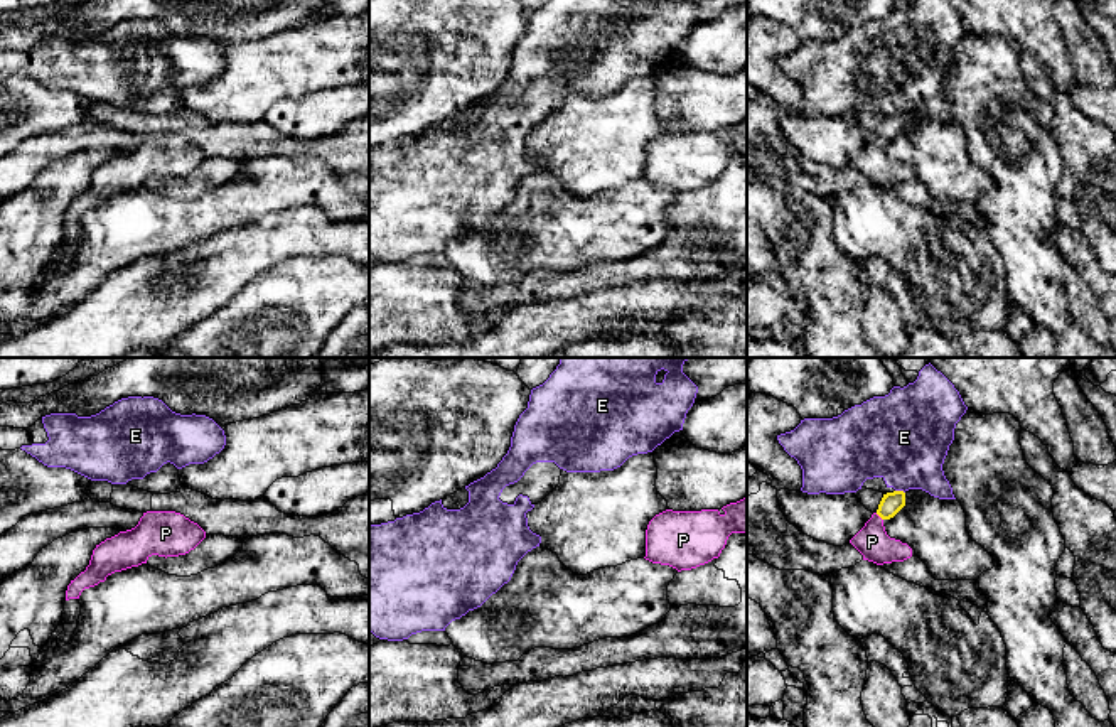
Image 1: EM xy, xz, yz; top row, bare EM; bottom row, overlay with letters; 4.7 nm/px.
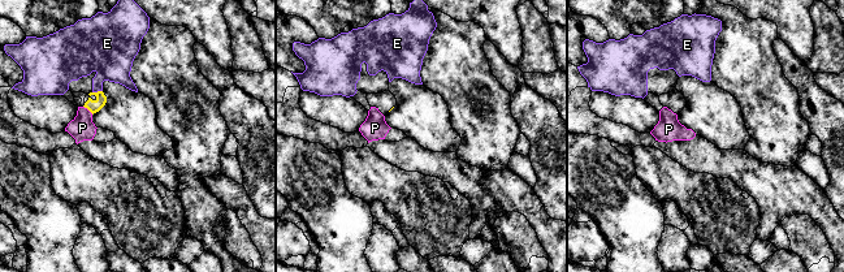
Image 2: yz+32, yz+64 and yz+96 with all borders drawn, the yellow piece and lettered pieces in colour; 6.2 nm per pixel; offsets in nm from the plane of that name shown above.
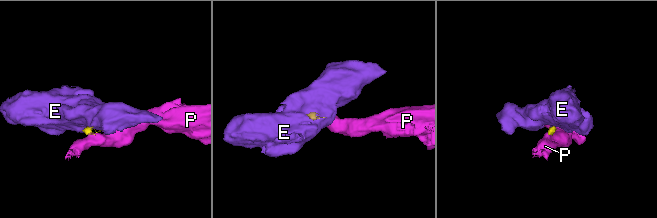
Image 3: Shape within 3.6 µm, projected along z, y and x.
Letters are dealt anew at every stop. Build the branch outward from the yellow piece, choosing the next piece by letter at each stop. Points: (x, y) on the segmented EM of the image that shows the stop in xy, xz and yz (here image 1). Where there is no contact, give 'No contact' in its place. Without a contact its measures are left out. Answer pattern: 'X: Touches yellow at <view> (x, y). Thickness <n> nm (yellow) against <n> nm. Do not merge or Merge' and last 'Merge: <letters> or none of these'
E: Touches yellow at yz (901, 491). Thickness 100 nm (yellow) against 420 nm. Do not merge
P: Touches yellow at yz (879, 515). Thickness 100 nm (yellow) against 160 nm. Do not merge
Merge: none of these

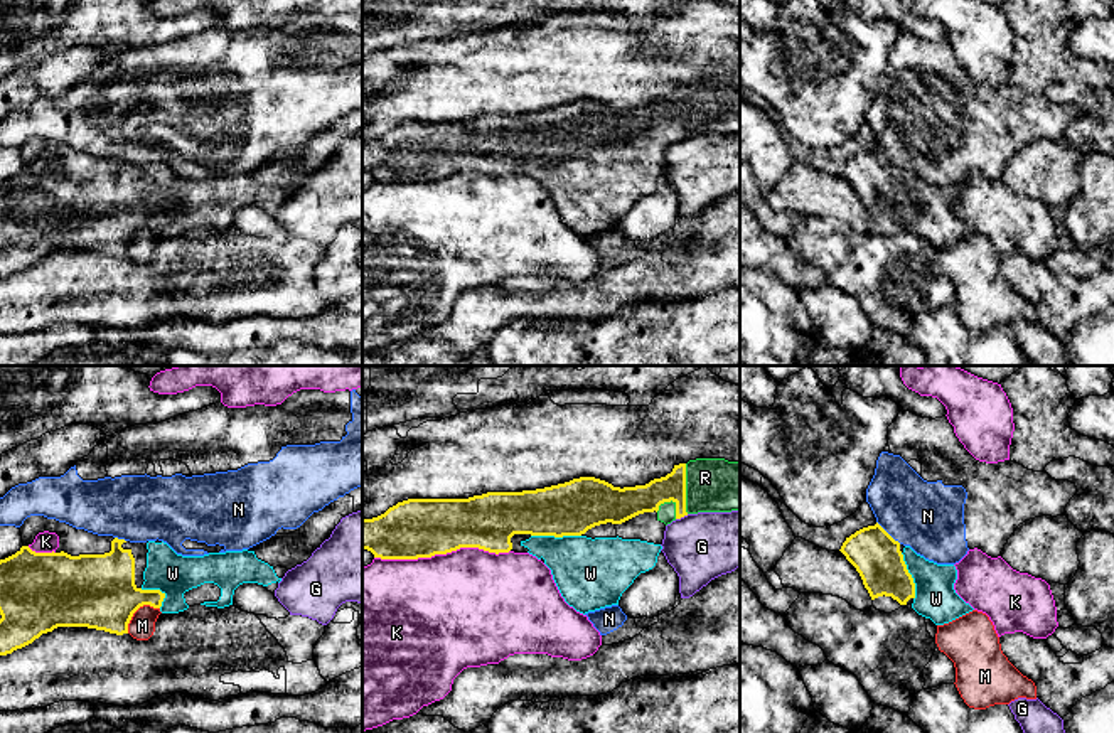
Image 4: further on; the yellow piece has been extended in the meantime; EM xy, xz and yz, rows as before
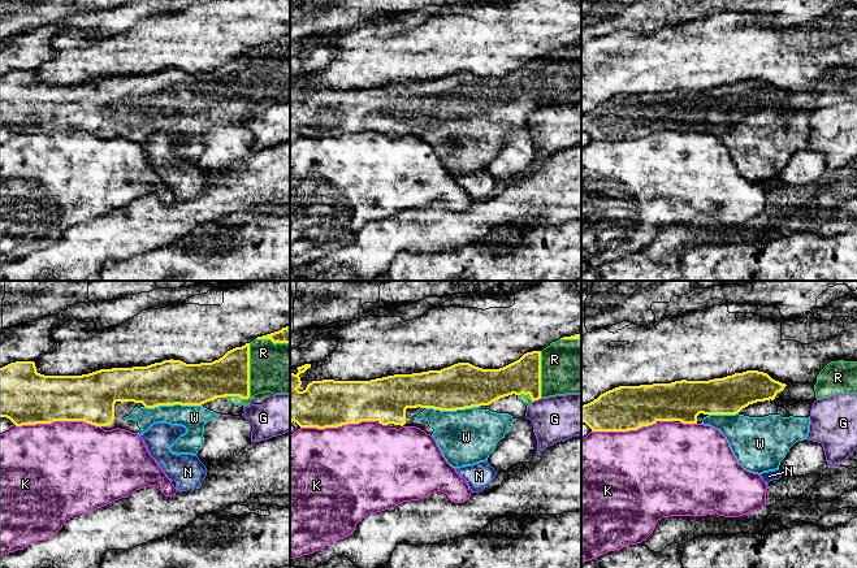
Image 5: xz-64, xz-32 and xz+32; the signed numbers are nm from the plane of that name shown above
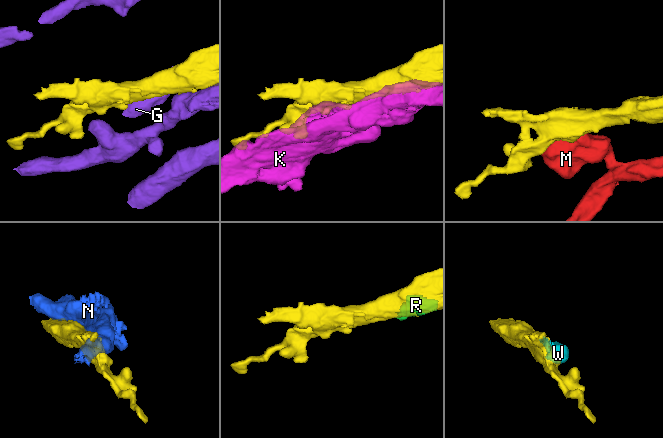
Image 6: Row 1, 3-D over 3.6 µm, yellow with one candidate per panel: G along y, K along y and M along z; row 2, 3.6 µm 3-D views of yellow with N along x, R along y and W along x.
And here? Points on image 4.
G: Touches yellow at xz (681, 516). Thickness 140 nm (yellow) against 320 nm. Do not merge
K: Touches yellow at xz (442, 553). Thickness 280 nm (yellow) against 500 nm. Do not merge
M: Touches yellow at xy (137, 609). Thickness 360 nm (yellow) against 130 nm. Do not merge
N: Touches yellow at yz (887, 533). Thickness 240 nm (yellow) against 340 nm. Do not merge
R: Touches yellow at xz (685, 489). Thickness 140 nm (yellow) against 260 nm. Merge
W: Touches yellow at xz (556, 536). Thickness 260 nm (yellow) against 340 nm. Merge
Merge: R, W

